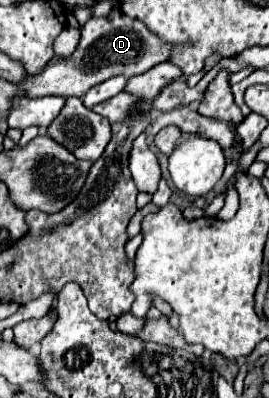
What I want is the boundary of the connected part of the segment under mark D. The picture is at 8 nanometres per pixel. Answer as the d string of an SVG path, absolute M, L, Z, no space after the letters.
M90 19L84 25L84 33L76 51L68 57L54 57L40 73L28 75L30 79L42 79L42 85L48 85L48 95L62 97L82 97L90 87L106 81L114 75L134 77L154 65L168 59L168 47L162 39L156 39L148 27L134 27L130 19Z

